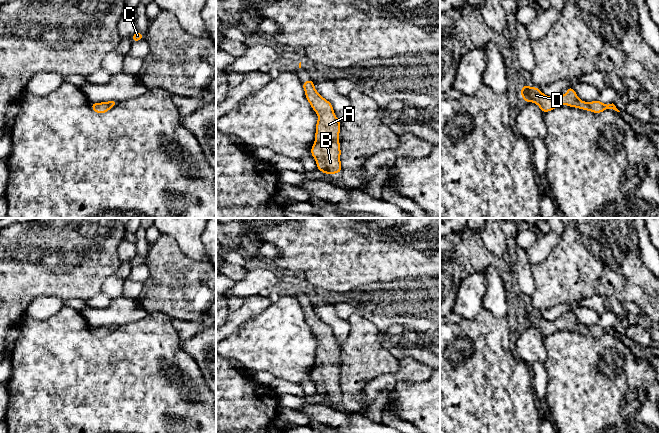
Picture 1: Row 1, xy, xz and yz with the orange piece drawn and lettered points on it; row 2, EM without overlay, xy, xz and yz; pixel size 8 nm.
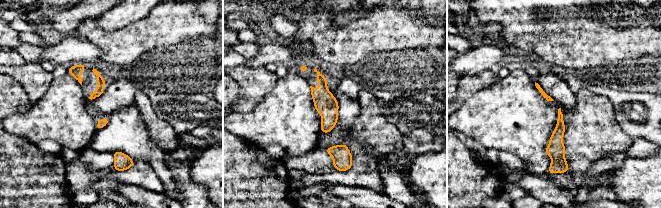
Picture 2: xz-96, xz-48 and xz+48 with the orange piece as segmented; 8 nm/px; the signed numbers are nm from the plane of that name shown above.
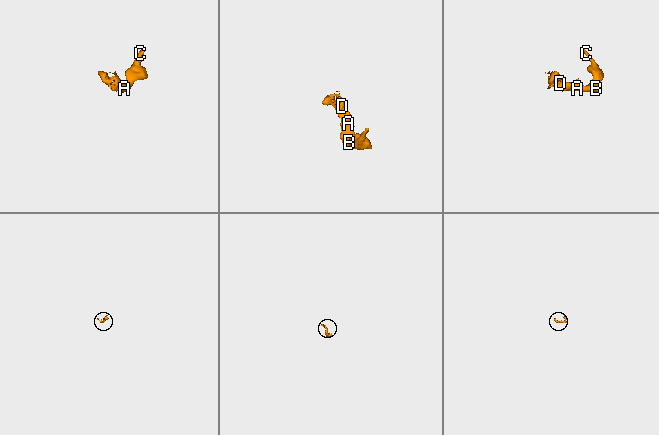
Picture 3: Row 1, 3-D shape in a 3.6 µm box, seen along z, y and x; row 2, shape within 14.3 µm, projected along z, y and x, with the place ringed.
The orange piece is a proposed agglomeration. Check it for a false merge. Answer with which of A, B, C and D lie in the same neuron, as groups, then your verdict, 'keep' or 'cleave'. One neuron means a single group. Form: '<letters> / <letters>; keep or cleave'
A B C D; keep

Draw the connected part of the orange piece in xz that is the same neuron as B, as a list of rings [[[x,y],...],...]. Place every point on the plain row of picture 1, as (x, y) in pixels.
[[[312,302],[303,306],[302,310],[312,333],[319,340],[311,379],[316,384],[317,393],[324,398],[339,397],[342,395],[340,366],[338,365],[341,346],[335,340],[332,328],[315,314]]]

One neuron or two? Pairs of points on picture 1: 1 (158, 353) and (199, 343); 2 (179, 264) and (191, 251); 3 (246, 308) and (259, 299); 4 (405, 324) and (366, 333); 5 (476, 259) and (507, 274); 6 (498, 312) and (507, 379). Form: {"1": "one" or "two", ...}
{"1": "two", "2": "two", "3": "one", "4": "two", "5": "one", "6": "two"}

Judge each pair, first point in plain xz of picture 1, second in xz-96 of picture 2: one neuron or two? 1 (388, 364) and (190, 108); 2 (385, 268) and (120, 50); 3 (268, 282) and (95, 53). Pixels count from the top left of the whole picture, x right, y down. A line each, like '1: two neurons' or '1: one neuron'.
1: two neurons
2: one neuron
3: one neuron

